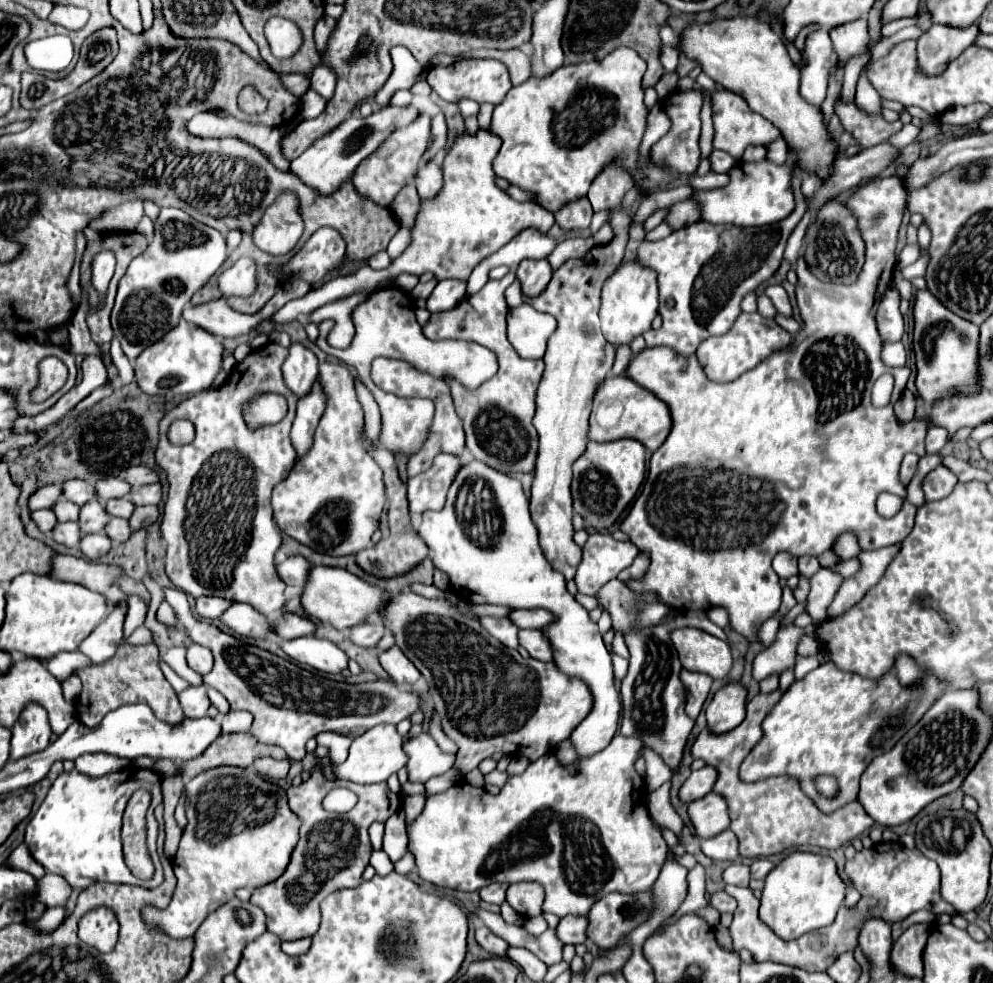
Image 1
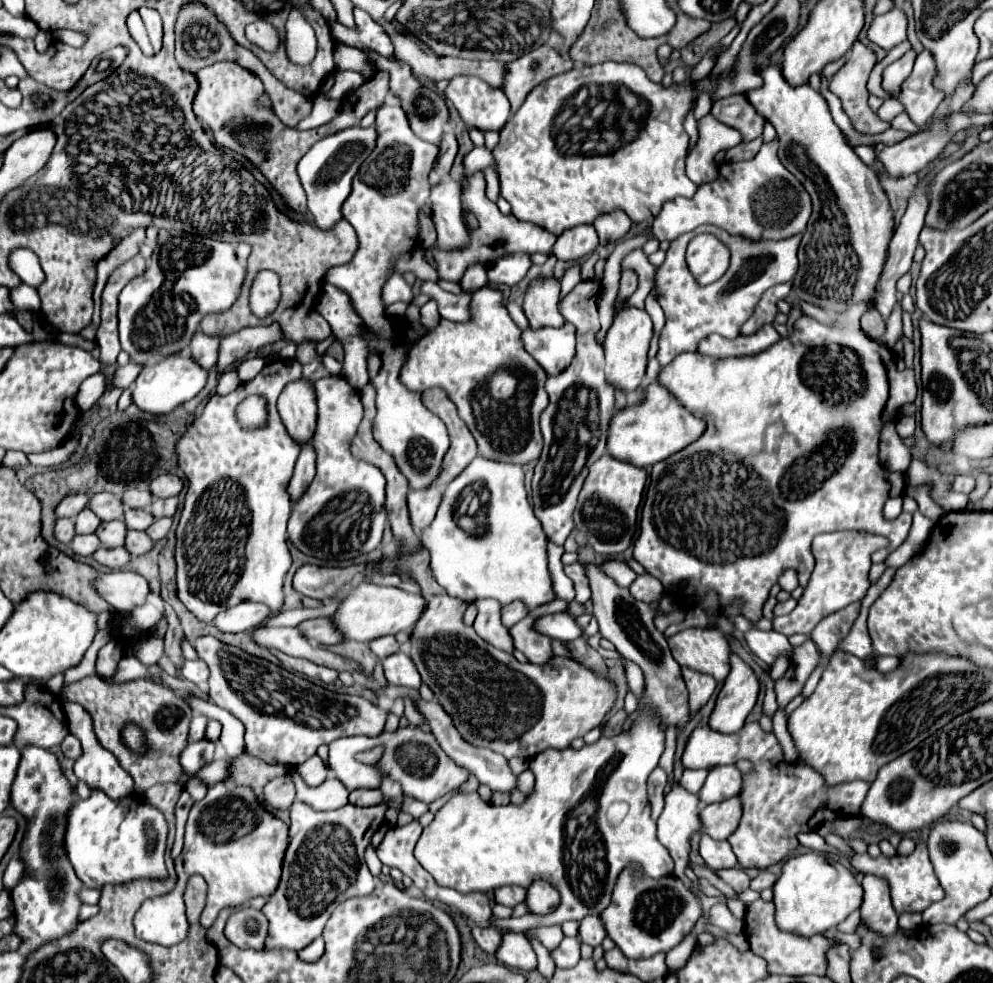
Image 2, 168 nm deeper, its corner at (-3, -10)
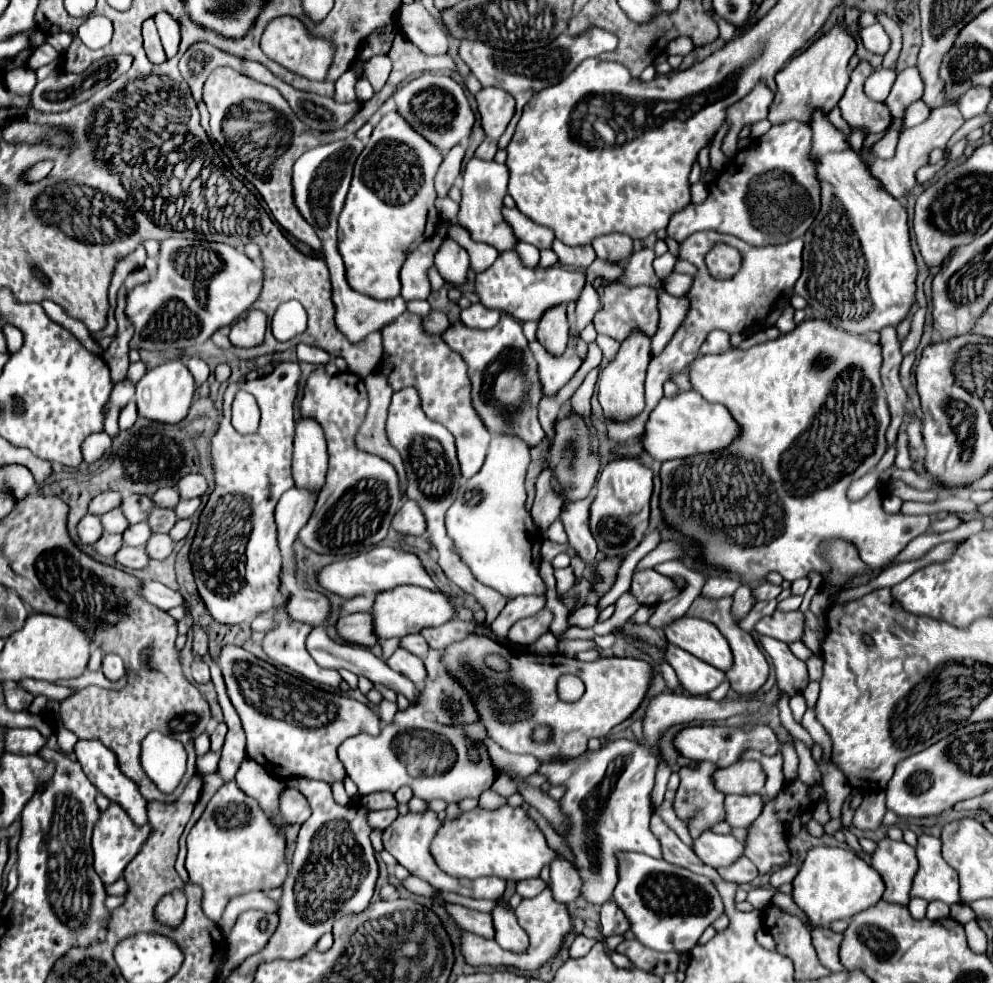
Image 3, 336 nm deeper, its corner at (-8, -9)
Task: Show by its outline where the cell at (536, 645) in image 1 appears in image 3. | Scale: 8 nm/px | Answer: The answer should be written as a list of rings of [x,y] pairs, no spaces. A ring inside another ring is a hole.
[[[543,608],[541,612],[537,612],[535,616],[529,616],[529,618],[523,618],[523,620],[517,620],[511,630],[509,630],[509,638],[521,646],[529,646],[533,644],[541,634],[549,632],[549,624],[553,620],[553,614]]]

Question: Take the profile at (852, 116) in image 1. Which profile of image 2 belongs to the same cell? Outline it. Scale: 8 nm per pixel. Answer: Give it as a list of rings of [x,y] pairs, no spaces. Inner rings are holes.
[[[856,41],[850,49],[850,57],[848,61],[832,75],[830,83],[828,83],[828,89],[842,101],[842,109],[844,113],[848,115],[852,127],[862,133],[862,135],[878,135],[878,133],[884,133],[886,129],[890,129],[890,123],[882,121],[876,113],[870,111],[868,107],[868,89],[866,89],[866,81],[868,81],[868,75],[872,71],[872,67],[876,65],[876,55],[872,49],[868,49],[866,45],[862,45],[860,41]]]

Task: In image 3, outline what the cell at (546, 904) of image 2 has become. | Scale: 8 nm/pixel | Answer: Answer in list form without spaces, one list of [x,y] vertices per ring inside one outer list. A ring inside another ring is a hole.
[[[555,858],[551,862],[551,890],[557,902],[569,904],[581,894],[581,878],[575,866],[565,858]]]

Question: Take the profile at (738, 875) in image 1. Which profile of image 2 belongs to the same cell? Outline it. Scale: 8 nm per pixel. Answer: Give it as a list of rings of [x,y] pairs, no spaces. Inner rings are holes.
[[[740,867],[722,869],[722,871],[718,871],[718,877],[720,877],[722,881],[726,881],[736,893],[746,891],[748,885],[750,885],[750,877],[748,877],[748,875],[744,873],[744,869],[740,869]]]

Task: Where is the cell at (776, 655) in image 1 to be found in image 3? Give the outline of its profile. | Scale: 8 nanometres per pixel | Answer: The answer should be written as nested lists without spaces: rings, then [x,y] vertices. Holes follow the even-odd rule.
[[[799,694],[799,696],[793,696],[791,700],[789,700],[789,706],[791,706],[791,712],[793,712],[793,718],[797,720],[797,722],[801,722],[801,718],[803,718],[803,714],[805,714],[805,710],[807,710],[807,704],[805,704],[805,698]]]

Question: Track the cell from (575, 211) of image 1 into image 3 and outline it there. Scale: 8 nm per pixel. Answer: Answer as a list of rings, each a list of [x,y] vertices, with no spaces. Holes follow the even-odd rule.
[[[555,240],[553,242],[553,252],[559,256],[559,262],[565,266],[573,266],[579,270],[585,270],[593,260],[595,260],[595,252],[591,246],[563,246],[563,242]]]

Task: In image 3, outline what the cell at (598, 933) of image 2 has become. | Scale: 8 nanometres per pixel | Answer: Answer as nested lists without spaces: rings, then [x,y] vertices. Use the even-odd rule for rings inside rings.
[[[607,902],[601,908],[601,932],[603,936],[613,936],[615,928],[617,934],[625,934],[629,930],[629,922],[623,912],[617,912],[615,902]]]

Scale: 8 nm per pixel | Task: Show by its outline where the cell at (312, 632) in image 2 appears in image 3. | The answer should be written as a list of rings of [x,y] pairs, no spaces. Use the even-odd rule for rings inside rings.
[[[359,612],[359,614],[343,616],[337,624],[337,630],[351,644],[361,644],[361,646],[367,646],[367,648],[377,644],[371,614],[361,614]]]

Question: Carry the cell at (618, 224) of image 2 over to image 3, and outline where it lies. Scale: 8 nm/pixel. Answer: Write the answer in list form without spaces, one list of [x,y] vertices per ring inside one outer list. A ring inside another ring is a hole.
[[[609,234],[609,236],[595,238],[593,250],[599,260],[625,266],[631,252],[633,252],[633,240],[625,234]]]

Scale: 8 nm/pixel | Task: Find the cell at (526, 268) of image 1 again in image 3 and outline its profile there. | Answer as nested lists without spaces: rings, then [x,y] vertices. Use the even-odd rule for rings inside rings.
[[[555,306],[543,314],[537,330],[537,340],[547,348],[549,354],[561,356],[567,348],[569,340],[569,326],[565,316],[565,306]]]

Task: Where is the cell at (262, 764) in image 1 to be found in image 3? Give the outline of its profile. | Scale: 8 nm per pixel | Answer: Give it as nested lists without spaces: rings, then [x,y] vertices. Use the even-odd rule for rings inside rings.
[[[293,786],[281,794],[281,818],[287,824],[303,824],[311,816],[311,806],[307,798]]]

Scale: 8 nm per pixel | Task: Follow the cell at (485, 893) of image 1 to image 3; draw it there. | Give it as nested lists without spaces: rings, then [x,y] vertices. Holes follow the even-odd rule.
[[[529,878],[529,880],[521,880],[517,884],[517,892],[523,896],[523,898],[535,898],[537,894],[541,894],[545,890],[545,882],[541,878]]]

